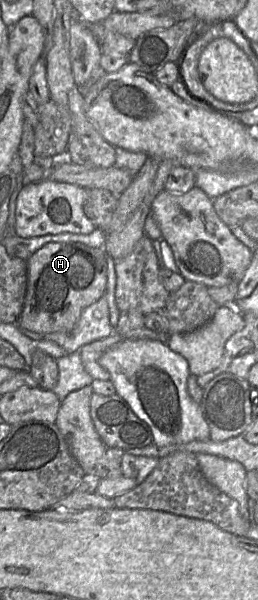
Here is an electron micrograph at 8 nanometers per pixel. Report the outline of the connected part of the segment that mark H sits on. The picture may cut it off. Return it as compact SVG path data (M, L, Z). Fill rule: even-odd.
M49 243L32 253L26 260L27 290L17 326L42 335L72 331L82 311L98 301L106 292L106 257L103 247L93 248L82 243Z

